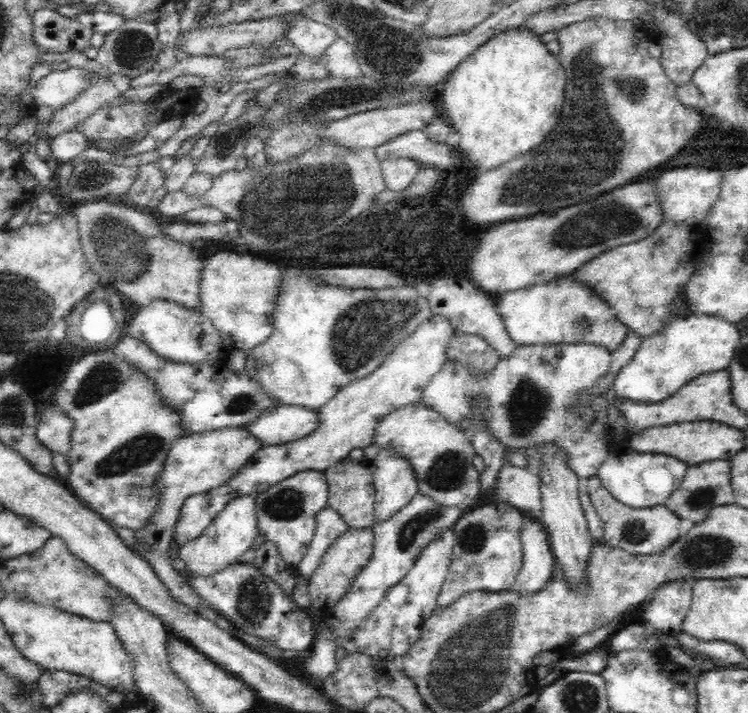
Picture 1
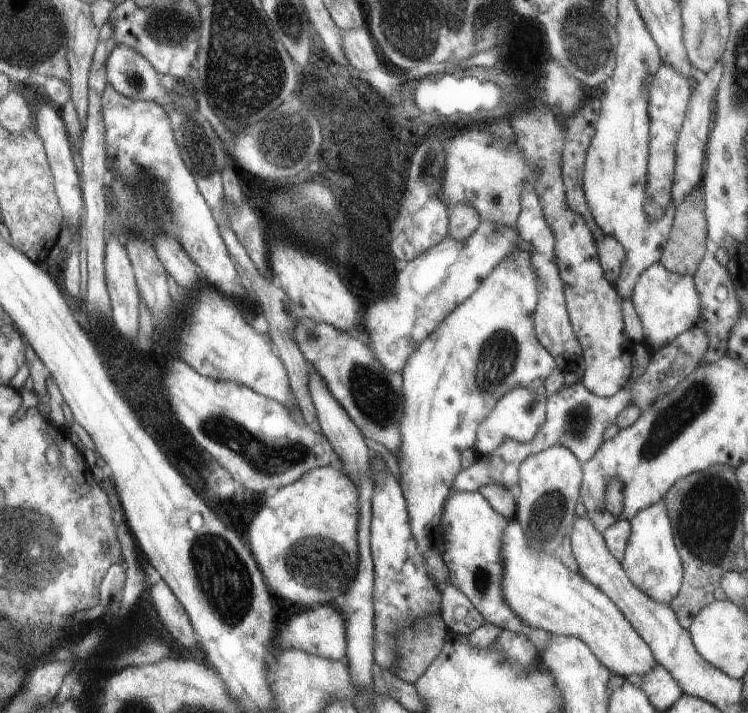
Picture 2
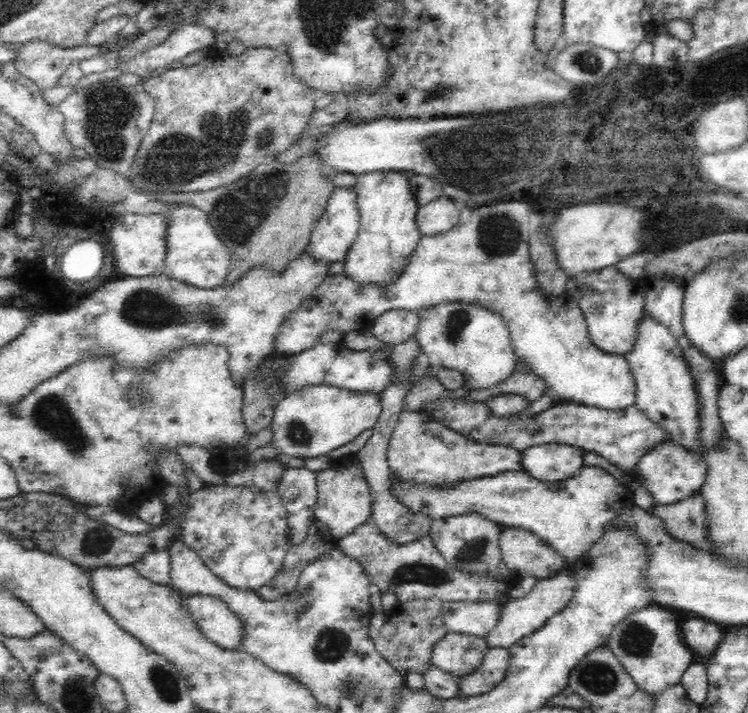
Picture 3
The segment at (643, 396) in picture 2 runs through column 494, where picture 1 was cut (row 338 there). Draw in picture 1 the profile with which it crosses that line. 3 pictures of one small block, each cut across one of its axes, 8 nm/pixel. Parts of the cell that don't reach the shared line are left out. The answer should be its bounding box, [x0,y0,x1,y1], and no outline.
[446,334,502,372]

